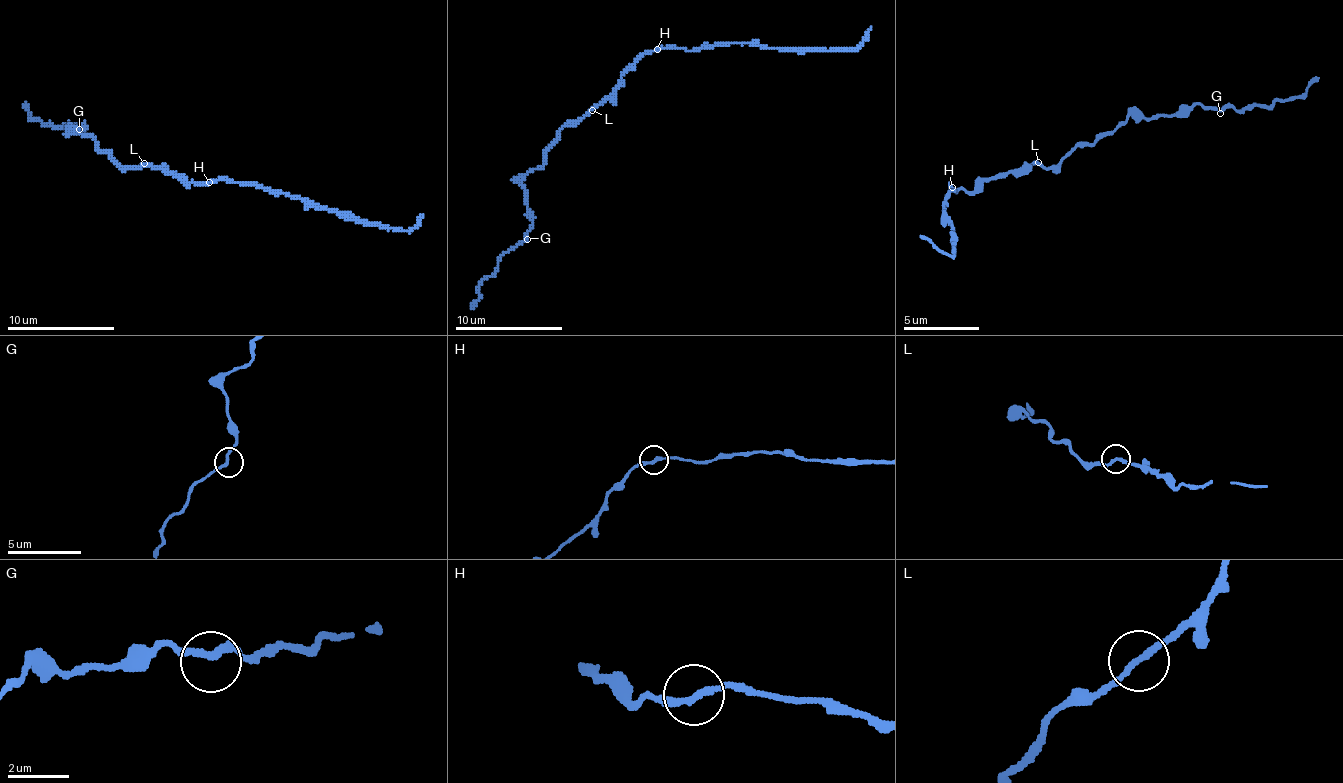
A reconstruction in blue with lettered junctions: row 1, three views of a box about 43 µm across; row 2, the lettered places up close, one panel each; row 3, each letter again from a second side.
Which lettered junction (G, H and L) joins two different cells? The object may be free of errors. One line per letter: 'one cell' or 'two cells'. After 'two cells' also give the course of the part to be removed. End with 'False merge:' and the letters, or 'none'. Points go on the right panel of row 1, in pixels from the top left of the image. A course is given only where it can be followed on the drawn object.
G: one cell
H: one cell
L: one cell
False merge: none

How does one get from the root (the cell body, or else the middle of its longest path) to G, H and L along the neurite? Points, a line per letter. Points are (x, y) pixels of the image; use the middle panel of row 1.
G: (613, 91), (584, 118), (570, 121), (546, 153), (546, 161), (522, 177), (527, 217), (533, 223), (527, 239)
H: (613, 91), (618, 80), (643, 56), (656, 48)
L: (613, 91), (592, 110)

